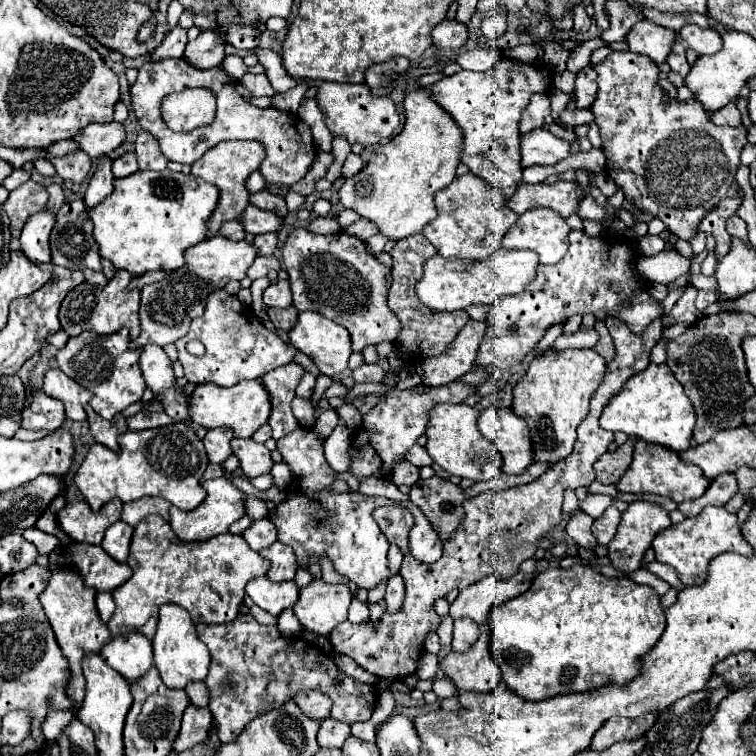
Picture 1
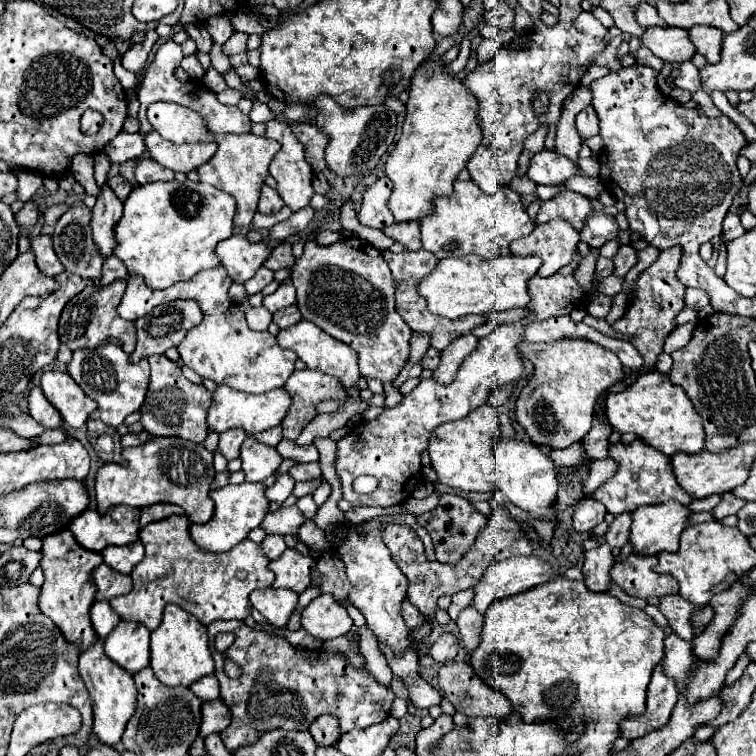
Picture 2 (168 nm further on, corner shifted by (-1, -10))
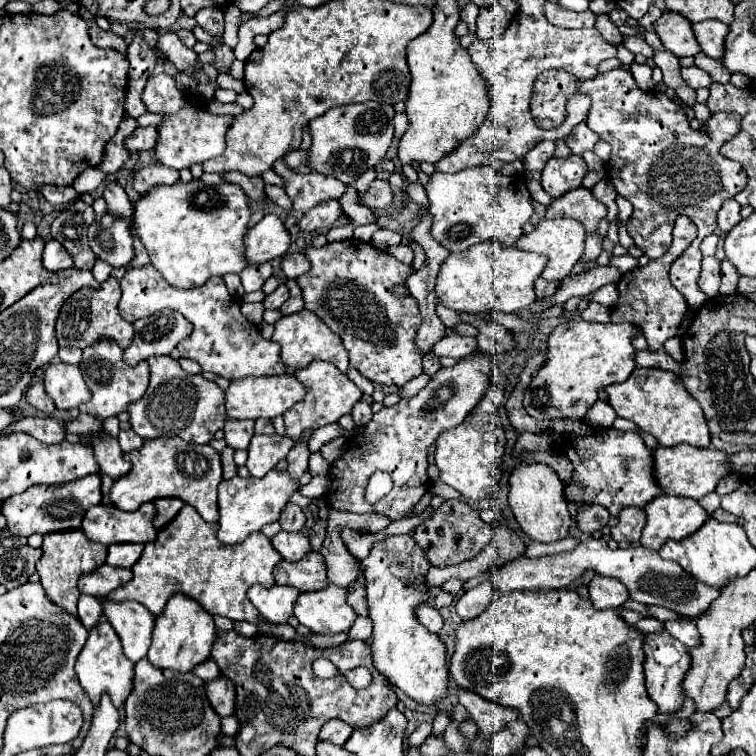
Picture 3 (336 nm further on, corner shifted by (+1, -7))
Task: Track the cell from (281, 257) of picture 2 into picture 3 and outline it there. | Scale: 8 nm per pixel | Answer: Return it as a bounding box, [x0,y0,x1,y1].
[281,253,309,279]

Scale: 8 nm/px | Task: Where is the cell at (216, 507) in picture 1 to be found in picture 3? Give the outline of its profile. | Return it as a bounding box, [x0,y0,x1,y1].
[217,471,297,545]

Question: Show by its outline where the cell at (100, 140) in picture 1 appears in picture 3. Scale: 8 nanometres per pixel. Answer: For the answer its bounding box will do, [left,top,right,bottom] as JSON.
[125,127,157,155]

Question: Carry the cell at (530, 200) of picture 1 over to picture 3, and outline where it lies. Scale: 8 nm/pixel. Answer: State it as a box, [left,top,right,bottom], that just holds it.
[547,187,607,233]

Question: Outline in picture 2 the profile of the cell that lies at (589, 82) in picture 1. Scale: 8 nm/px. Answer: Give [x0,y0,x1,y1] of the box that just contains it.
[577,106,599,142]

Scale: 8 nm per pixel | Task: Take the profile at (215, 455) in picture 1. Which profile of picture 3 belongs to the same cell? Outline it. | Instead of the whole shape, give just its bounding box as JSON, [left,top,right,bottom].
[223,419,255,449]

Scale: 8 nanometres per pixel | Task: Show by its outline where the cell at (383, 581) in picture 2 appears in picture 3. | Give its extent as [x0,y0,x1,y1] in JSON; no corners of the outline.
[361,535,447,705]

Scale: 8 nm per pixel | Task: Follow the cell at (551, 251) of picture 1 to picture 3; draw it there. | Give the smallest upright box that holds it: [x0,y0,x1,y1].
[515,217,585,281]

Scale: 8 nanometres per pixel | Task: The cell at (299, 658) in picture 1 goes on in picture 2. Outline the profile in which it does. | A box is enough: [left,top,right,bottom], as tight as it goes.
[209,620,395,752]

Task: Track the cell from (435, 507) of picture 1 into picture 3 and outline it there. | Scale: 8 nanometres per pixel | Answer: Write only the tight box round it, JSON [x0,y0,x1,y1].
[413,499,493,567]

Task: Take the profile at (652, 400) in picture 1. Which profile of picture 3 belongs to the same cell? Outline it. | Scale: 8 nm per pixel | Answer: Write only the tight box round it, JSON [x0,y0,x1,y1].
[605,369,709,447]

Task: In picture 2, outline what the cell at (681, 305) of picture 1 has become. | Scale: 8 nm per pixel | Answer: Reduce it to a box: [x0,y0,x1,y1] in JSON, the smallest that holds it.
[685,288,709,308]

